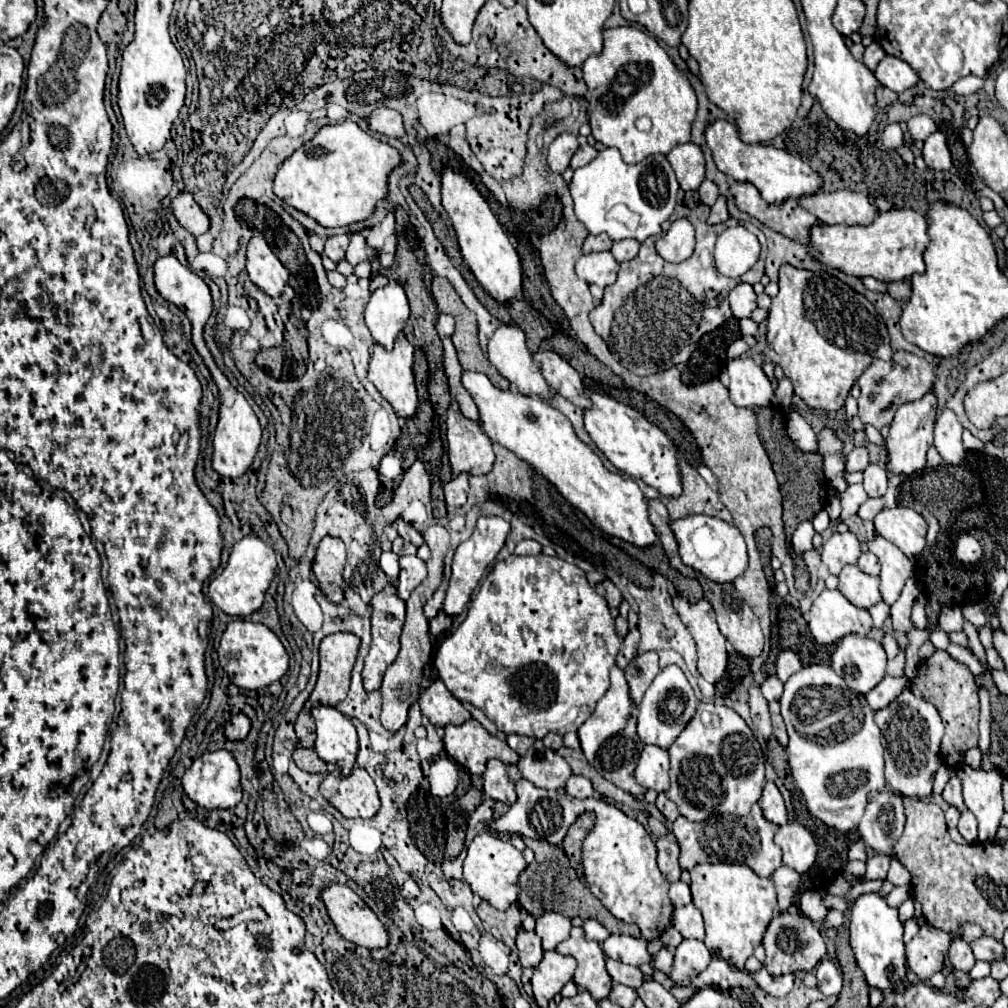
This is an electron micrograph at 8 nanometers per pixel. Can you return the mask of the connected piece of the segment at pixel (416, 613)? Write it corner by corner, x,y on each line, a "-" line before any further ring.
432,525
424,531
424,541
432,551
432,557
428,561
428,577
412,591
410,599
406,601
406,623
404,623
404,631
400,637
402,649
396,657
396,661
386,669
384,673
384,681
380,687
382,693
382,725
388,731
398,731
408,717
408,709
414,701
418,701
420,697
420,681
422,681
422,669
426,665
426,661
430,659
430,651
432,651
432,643
430,643
430,633
428,633
428,619
424,615
424,605
426,601
432,597
432,593
440,587
442,581
442,569
444,569
444,555
448,553
450,547
450,535
442,525

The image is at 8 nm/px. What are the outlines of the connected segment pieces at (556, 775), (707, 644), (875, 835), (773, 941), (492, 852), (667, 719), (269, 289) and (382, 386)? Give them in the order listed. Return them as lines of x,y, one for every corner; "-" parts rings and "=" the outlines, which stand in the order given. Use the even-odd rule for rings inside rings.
534,741
528,753
518,761
518,769
524,779
542,789
560,789
572,775
570,765
542,741
=
676,595
674,601
682,623
688,627
698,645
700,675
710,683
718,683
726,673
728,651
726,651
726,639
718,629
712,605
706,599
700,599
696,605
690,605
680,595
=
884,789
880,793
872,793
866,813
858,825
858,833
866,847
876,855
894,857
894,845
902,837
904,821
902,797
=
780,913
780,915
776,915
766,929
762,945
766,949
764,967
768,969
770,975
786,975
786,973
814,969
816,963
826,955
826,947
824,947
824,939
820,935
820,929
812,923
812,919
808,919
802,913
798,913
798,915
=
482,833
480,837
474,837
468,847
468,855
464,861
464,879
476,895
486,899
492,907
504,911
512,903
516,903
518,878
526,867
527,862
524,861
522,853
510,841
502,841
490,833
=
668,665
666,669
662,669
656,675
654,683
646,689
642,703
638,705
638,735
642,743
668,749
674,743
674,739
682,733
682,729
692,721
696,705
698,699
682,669
678,665
=
256,233
248,243
248,275
254,285
258,285
266,295
280,297
288,285
288,269
272,253
266,239
=
400,333
396,339
396,345
392,351
386,351
382,345
376,345
370,367
368,367
368,379
376,385
376,389
382,393
382,397
396,409
396,413
404,419
410,419
416,415
418,407
418,395
414,385
414,371
412,371
412,359
414,359
414,347
412,343

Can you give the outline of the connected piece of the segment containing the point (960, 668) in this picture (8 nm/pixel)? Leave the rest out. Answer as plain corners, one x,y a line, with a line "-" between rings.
936,651
930,659
926,659
920,673
920,683
934,685
934,695
930,701
938,709
942,723
946,727
946,733
942,739
942,759
948,767
960,769
964,765
966,751
978,745
980,709
978,709
978,689
974,683
974,675
966,665
956,663
946,651

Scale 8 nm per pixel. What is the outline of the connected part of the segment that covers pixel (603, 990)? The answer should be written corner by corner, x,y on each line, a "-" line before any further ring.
572,927
572,933
566,941
556,947
558,953
570,955
578,961
574,983
580,989
588,989
596,1001
606,999
612,991
612,977
606,971
606,955
600,943
588,941
582,927

